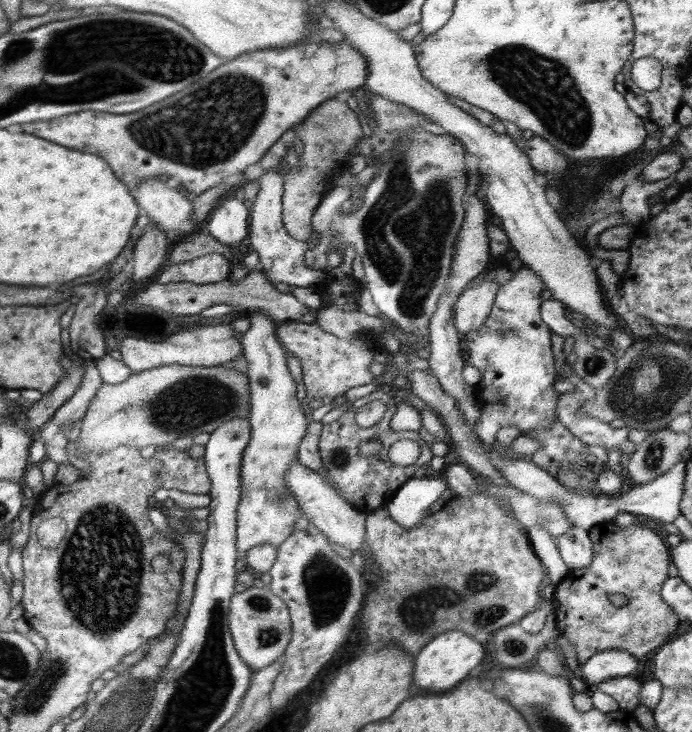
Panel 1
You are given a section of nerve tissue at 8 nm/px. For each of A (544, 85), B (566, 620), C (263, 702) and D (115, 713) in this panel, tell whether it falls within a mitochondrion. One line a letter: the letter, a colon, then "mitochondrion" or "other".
A: mitochondrion
B: other
C: other
D: mitochondrion

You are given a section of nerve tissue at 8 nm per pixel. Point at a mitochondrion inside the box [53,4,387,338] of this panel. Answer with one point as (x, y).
(195, 143)

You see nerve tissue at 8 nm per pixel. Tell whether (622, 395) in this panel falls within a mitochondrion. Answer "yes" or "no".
yes

